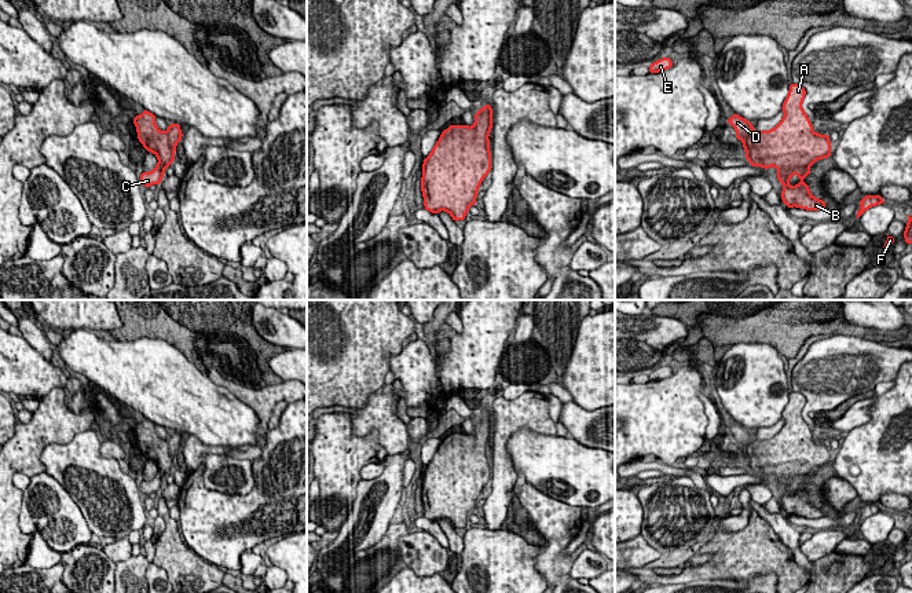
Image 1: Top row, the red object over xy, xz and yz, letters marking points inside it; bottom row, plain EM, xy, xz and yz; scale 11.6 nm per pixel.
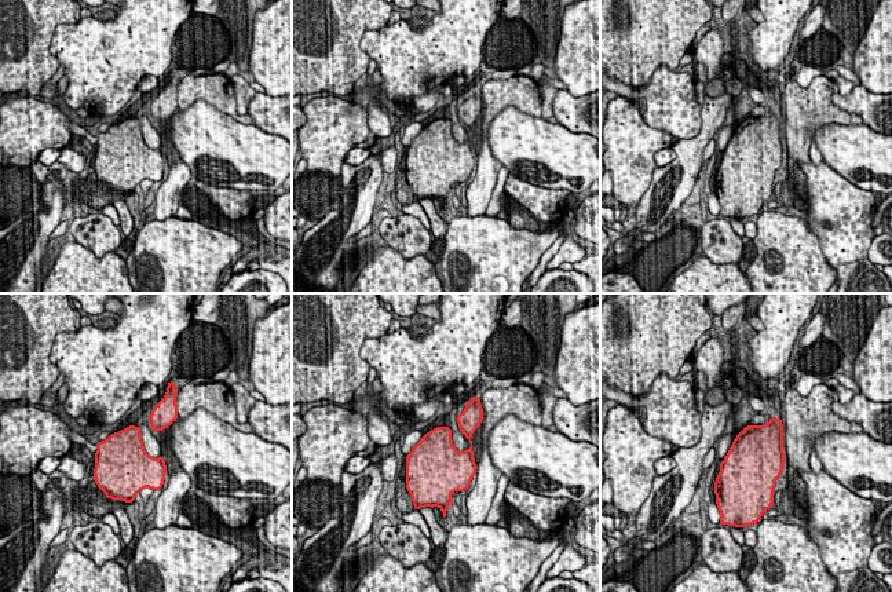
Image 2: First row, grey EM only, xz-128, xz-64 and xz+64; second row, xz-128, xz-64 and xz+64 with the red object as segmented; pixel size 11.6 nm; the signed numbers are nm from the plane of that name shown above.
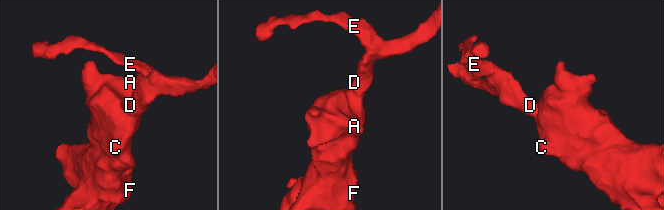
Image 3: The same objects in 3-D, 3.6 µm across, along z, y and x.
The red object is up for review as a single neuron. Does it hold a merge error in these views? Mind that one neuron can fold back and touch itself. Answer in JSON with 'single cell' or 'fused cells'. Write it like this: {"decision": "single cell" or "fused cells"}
{"decision": "single cell"}

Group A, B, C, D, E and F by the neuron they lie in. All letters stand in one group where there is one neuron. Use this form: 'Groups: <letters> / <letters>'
Groups: A B C D E F

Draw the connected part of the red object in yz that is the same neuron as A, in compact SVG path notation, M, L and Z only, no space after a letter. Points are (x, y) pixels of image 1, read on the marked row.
M790 84L781 107L784 117L770 131L755 131L750 121L736 113L728 118L728 124L736 129L736 138L743 142L746 158L752 166L774 166L779 171L777 179L784 186L781 200L788 208L820 211L825 209L827 204L813 197L802 180L812 173L812 164L831 155L831 140L828 135L813 131L802 109L805 95L802 85Z

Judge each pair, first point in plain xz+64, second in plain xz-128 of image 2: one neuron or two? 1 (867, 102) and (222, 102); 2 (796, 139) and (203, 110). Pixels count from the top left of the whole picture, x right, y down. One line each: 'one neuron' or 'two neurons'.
1: two neurons
2: two neurons

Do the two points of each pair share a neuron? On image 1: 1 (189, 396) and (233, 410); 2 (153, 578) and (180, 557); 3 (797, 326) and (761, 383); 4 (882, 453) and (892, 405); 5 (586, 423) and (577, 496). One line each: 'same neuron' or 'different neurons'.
1: same neuron
2: different neurons
3: different neurons
4: same neuron
5: different neurons

